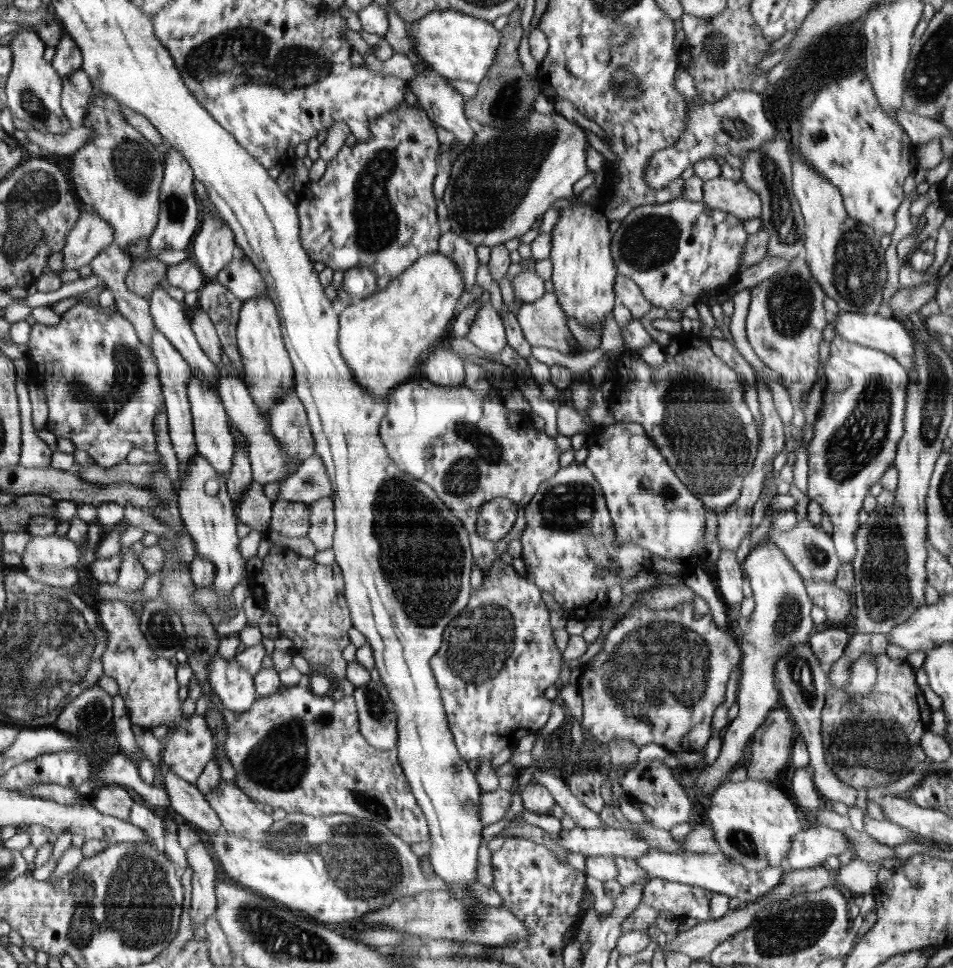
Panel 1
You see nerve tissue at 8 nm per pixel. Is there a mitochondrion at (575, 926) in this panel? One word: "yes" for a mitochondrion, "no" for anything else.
no

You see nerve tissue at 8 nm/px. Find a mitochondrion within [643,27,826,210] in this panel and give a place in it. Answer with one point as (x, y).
(736, 129)

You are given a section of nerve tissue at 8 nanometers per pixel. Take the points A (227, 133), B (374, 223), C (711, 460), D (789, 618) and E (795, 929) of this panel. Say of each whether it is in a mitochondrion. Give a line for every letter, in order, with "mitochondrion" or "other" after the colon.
A: other
B: mitochondrion
C: mitochondrion
D: mitochondrion
E: mitochondrion

